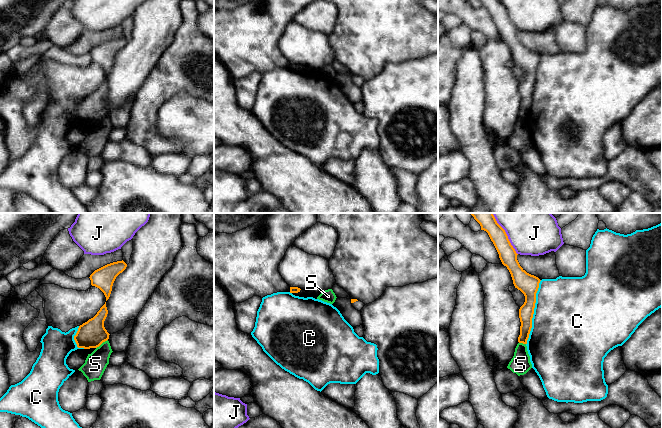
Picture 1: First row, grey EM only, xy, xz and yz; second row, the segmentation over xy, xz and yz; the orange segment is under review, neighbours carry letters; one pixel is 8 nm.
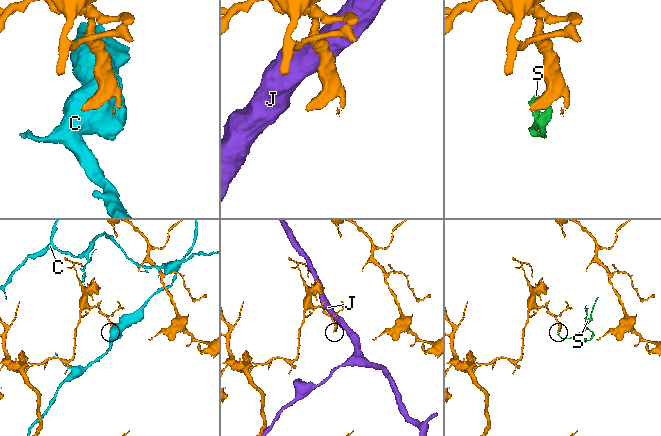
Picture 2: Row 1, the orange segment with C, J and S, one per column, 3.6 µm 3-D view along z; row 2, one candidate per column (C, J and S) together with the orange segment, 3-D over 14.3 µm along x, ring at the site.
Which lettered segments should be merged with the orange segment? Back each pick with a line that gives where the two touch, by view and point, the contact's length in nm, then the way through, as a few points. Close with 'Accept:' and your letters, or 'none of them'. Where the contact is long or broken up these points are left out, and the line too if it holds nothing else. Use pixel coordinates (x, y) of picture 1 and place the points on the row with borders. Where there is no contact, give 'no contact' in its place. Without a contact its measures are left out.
Accept: none of them

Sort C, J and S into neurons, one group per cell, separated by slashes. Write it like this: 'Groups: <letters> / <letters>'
Groups: C / J / S

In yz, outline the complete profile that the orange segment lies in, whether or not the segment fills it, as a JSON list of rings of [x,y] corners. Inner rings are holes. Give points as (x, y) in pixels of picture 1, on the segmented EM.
[[[471,213],[474,219],[480,224],[481,230],[488,233],[493,242],[499,258],[509,270],[515,288],[525,296],[525,302],[519,309],[521,322],[518,342],[527,344],[532,328],[532,318],[536,303],[536,293],[539,288],[540,279],[527,273],[517,260],[517,253],[511,245],[505,230],[497,223],[493,213]]]

